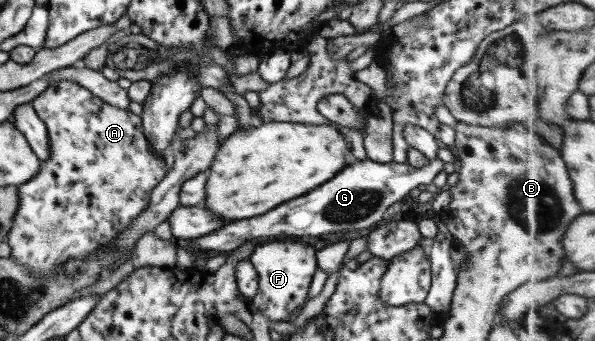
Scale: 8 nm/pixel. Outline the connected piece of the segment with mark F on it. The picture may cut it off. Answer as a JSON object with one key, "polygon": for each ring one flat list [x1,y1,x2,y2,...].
{"polygon":[[282,238,257,245,248,256,252,268,257,273,258,290,255,296,246,303,254,313,269,321,289,320,288,315,303,307,305,296,316,270,316,258,311,246,305,245,294,238]]}

